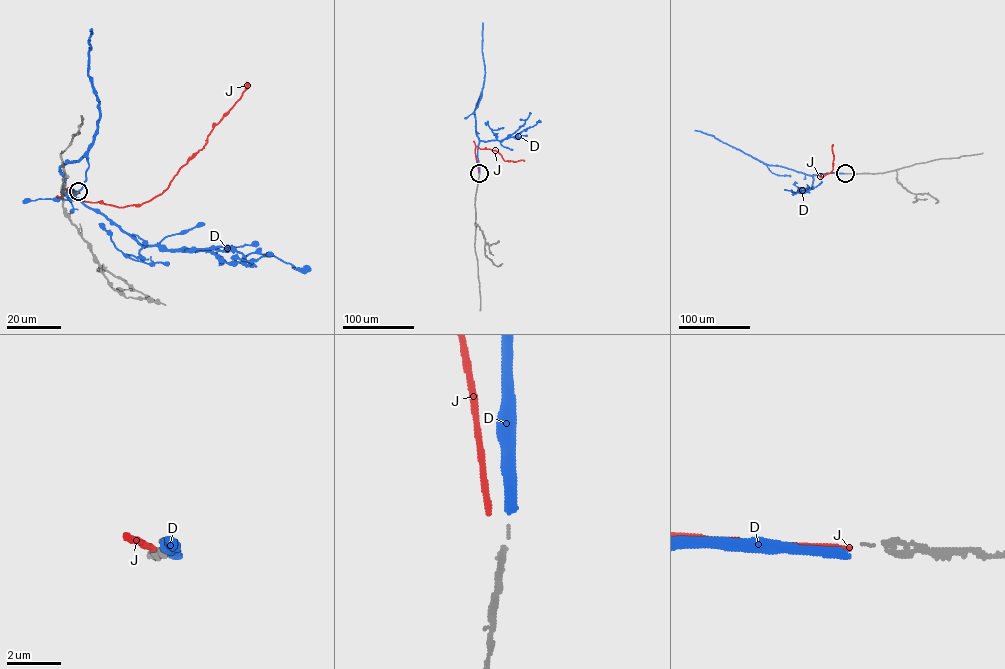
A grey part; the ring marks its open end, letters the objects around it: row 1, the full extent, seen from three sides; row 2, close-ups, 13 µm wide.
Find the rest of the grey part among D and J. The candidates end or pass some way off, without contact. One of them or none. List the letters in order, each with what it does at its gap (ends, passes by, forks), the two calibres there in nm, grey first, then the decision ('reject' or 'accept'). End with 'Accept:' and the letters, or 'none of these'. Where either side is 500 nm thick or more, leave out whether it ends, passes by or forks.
D: it ends there; 50 nm thick on the grey side, 360 nm on the other; accept
J: it ends there; 50 nm thick on the grey side, 200 nm on the other; reject
Accept: D

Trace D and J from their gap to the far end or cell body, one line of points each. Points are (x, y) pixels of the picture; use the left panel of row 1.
D: (78, 192), (71, 192), (77, 200), (66, 194), (60, 168), (77, 161), (97, 131), (90, 28)
J: (77, 192), (62, 192), (120, 207), (161, 194), (203, 147), (247, 81)

